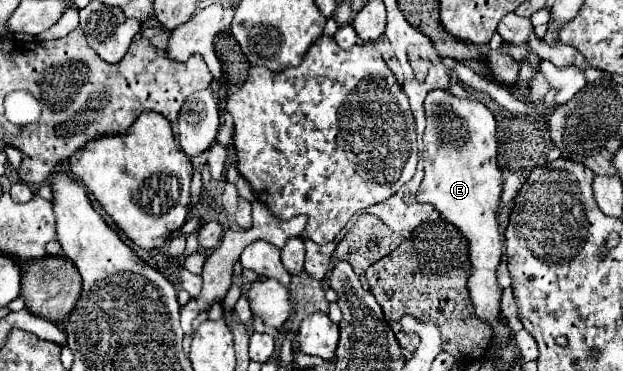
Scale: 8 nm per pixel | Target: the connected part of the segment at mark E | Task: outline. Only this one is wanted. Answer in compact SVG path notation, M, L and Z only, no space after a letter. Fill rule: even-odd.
M443 89L429 91L425 99L427 127L423 135L423 167L425 177L417 191L419 203L431 203L449 223L459 227L459 231L469 241L471 277L469 293L475 307L475 315L493 325L493 341L505 339L507 331L499 325L499 303L501 287L495 279L499 259L503 255L497 207L501 195L501 171L497 167L497 141L495 141L495 117L477 99L459 99ZM443 131L455 131L455 137L445 141Z

